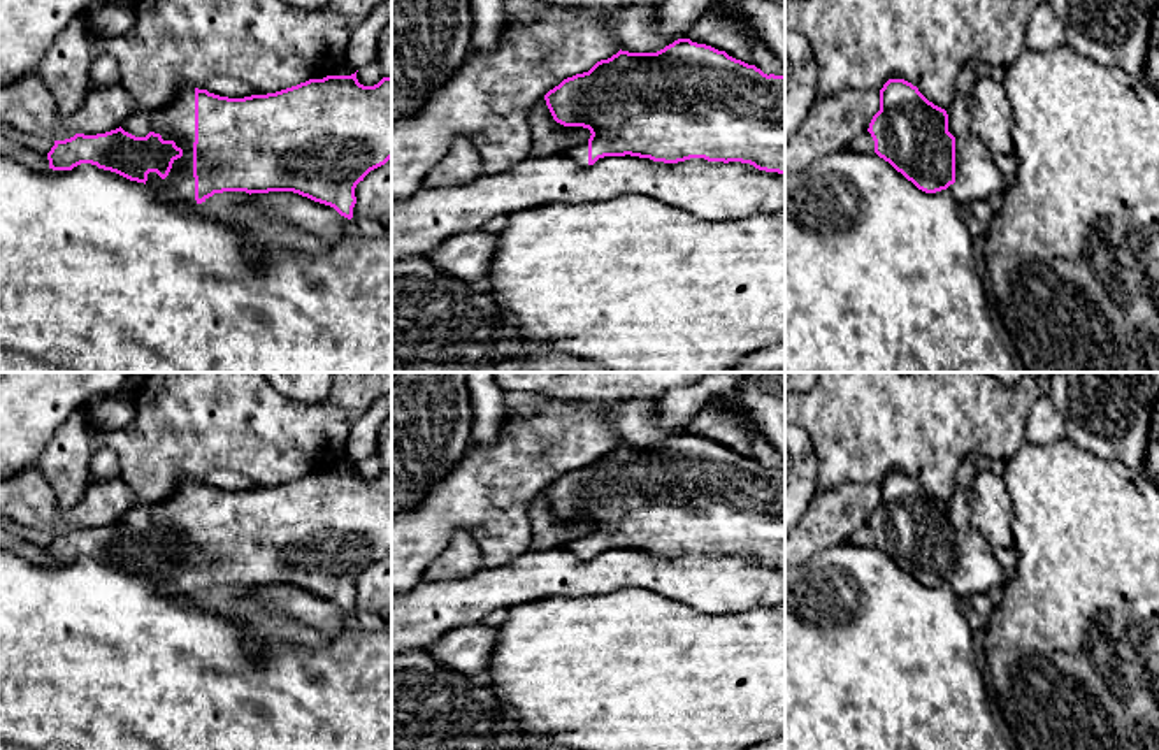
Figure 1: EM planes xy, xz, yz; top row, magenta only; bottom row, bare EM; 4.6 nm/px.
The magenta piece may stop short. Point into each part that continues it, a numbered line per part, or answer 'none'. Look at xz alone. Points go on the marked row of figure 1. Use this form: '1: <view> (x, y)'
1: xz (578, 153)

